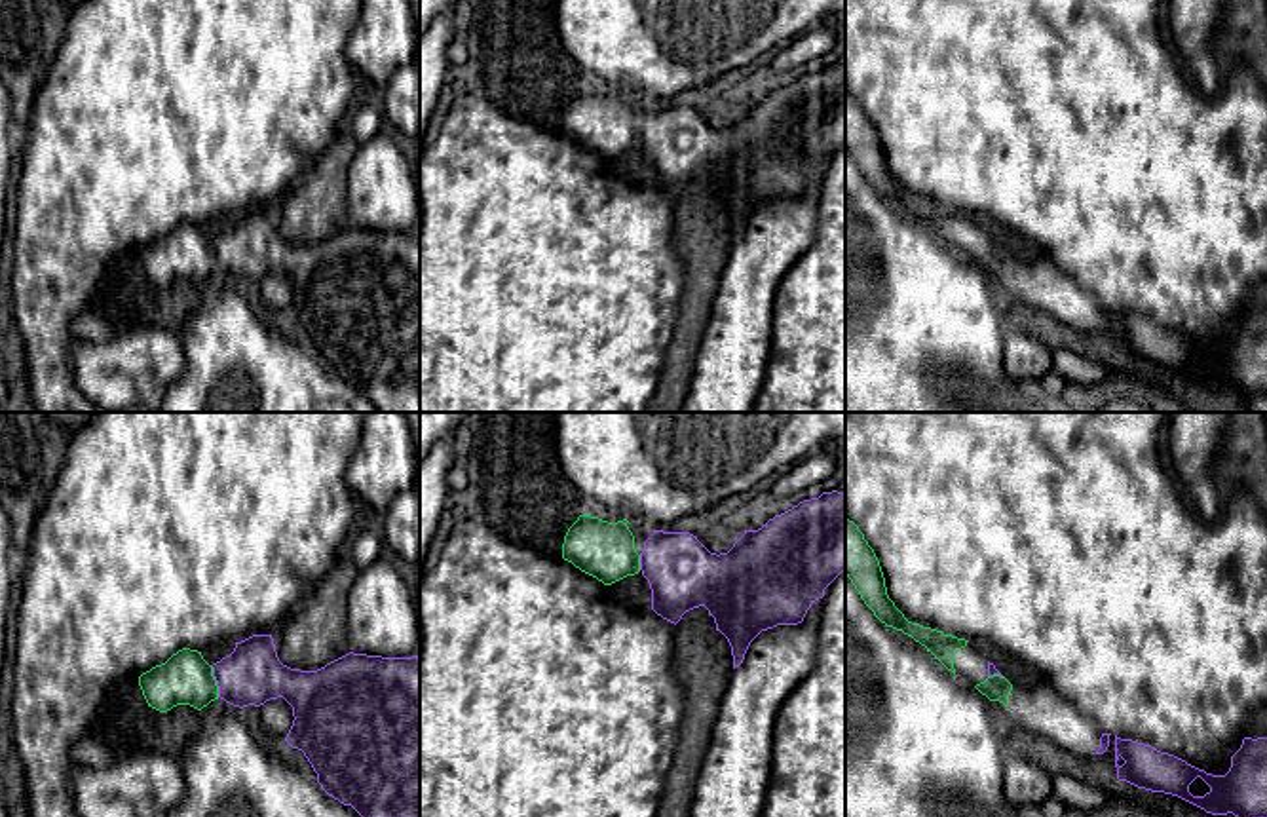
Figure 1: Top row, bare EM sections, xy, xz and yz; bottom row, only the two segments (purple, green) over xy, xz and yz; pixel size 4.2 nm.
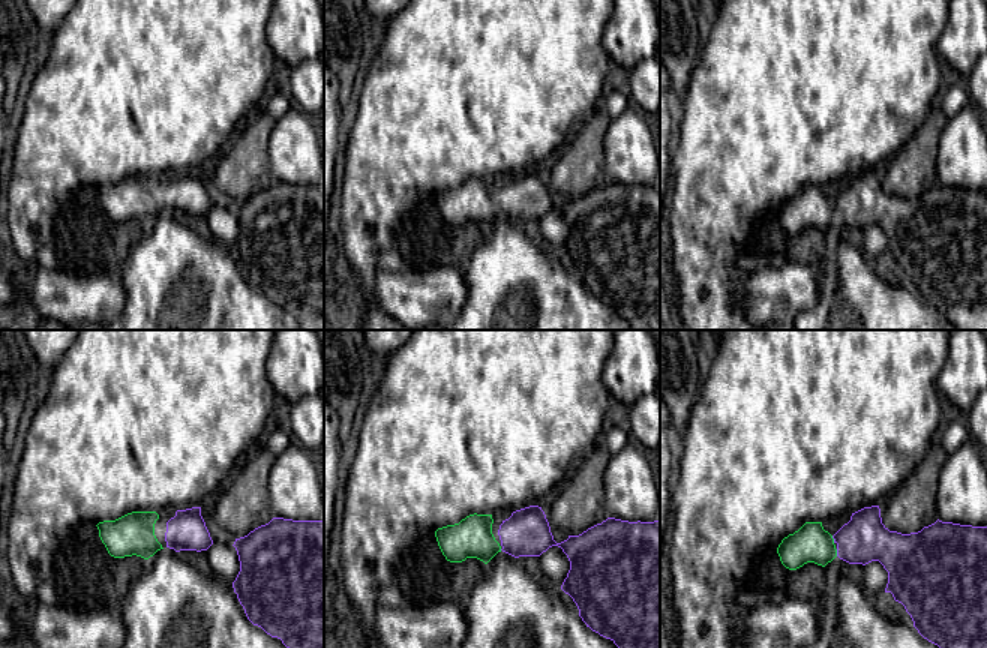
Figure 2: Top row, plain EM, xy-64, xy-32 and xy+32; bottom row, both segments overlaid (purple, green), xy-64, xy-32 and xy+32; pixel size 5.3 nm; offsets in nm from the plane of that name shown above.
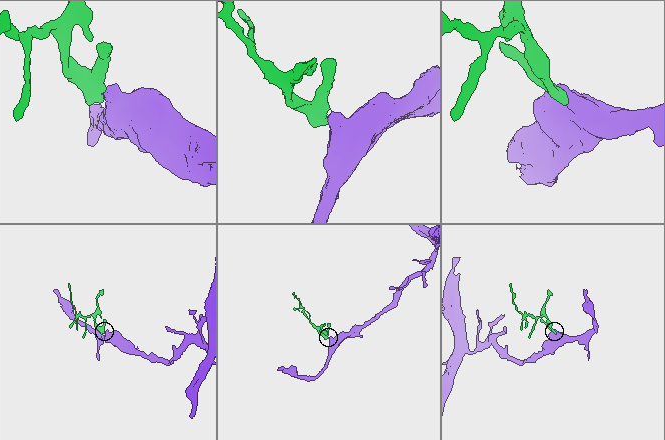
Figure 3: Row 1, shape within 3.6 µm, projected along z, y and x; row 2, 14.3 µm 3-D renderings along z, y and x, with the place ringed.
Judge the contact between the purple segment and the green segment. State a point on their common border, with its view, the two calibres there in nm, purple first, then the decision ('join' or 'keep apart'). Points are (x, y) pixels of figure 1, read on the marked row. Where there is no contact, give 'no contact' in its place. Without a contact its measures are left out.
xy (215, 679) | 260/220 nm | join

